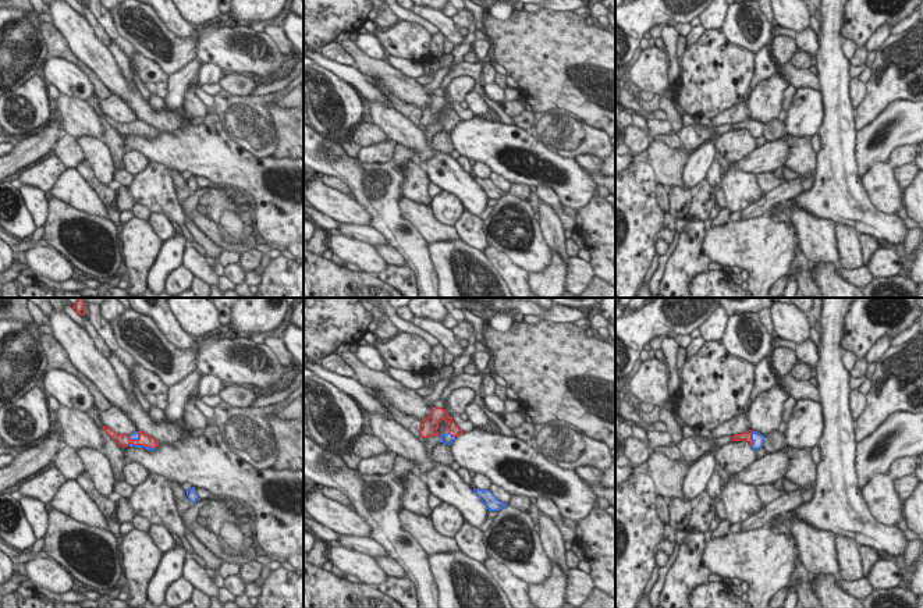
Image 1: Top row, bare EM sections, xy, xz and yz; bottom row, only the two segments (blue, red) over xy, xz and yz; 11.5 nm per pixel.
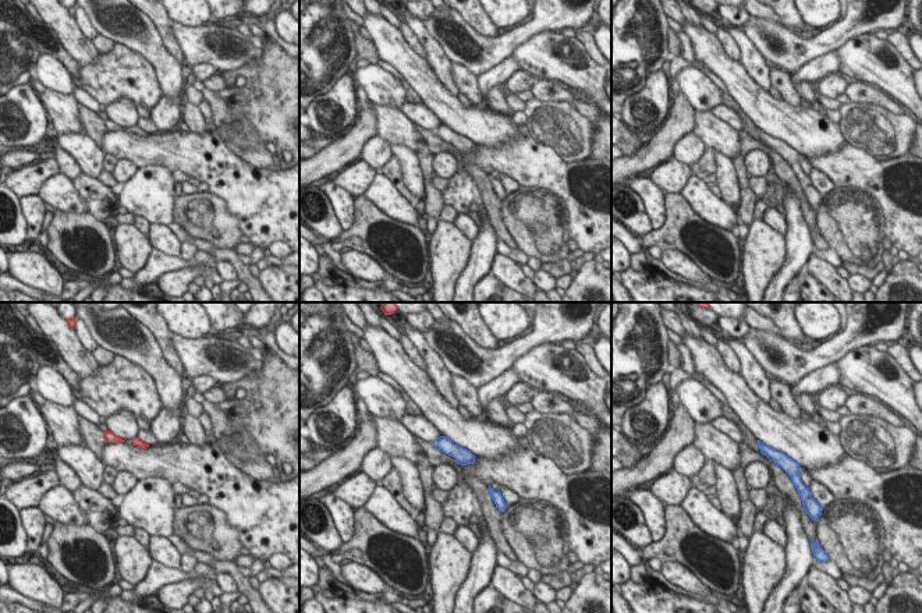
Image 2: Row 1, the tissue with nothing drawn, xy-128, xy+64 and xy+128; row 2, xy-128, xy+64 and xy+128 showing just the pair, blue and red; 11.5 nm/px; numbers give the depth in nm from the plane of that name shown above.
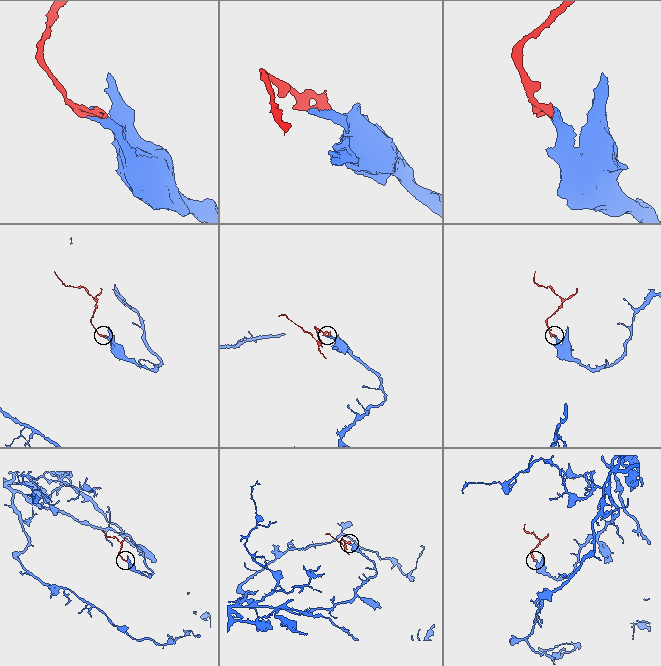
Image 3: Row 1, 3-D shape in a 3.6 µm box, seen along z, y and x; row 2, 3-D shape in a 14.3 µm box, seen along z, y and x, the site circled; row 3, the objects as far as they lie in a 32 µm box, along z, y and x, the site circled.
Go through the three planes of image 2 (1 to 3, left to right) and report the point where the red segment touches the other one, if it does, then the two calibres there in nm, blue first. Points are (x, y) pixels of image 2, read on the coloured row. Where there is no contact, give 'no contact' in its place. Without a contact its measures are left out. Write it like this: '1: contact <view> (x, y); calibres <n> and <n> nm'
1: no contact
2: no contact
3: no contact

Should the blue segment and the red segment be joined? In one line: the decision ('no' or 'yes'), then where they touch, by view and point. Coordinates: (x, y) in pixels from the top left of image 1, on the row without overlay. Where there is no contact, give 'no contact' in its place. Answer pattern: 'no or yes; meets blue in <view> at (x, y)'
yes; meets blue in yz at (752, 127)

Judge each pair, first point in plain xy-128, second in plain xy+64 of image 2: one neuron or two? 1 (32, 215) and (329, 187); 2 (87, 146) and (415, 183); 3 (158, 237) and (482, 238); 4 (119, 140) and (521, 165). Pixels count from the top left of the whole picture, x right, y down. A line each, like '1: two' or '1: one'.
1: one
2: one
3: two
4: one

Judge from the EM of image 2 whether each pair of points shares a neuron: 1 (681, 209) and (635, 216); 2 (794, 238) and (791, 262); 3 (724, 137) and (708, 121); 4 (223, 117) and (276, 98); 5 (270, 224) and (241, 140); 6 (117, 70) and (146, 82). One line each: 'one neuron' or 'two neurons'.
1: two neurons
2: one neuron
3: one neuron
4: two neurons
5: two neurons
6: one neuron

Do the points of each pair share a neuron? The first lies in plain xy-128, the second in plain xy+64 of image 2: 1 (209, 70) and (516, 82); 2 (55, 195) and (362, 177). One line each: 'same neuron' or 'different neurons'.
1: same neuron
2: different neurons

